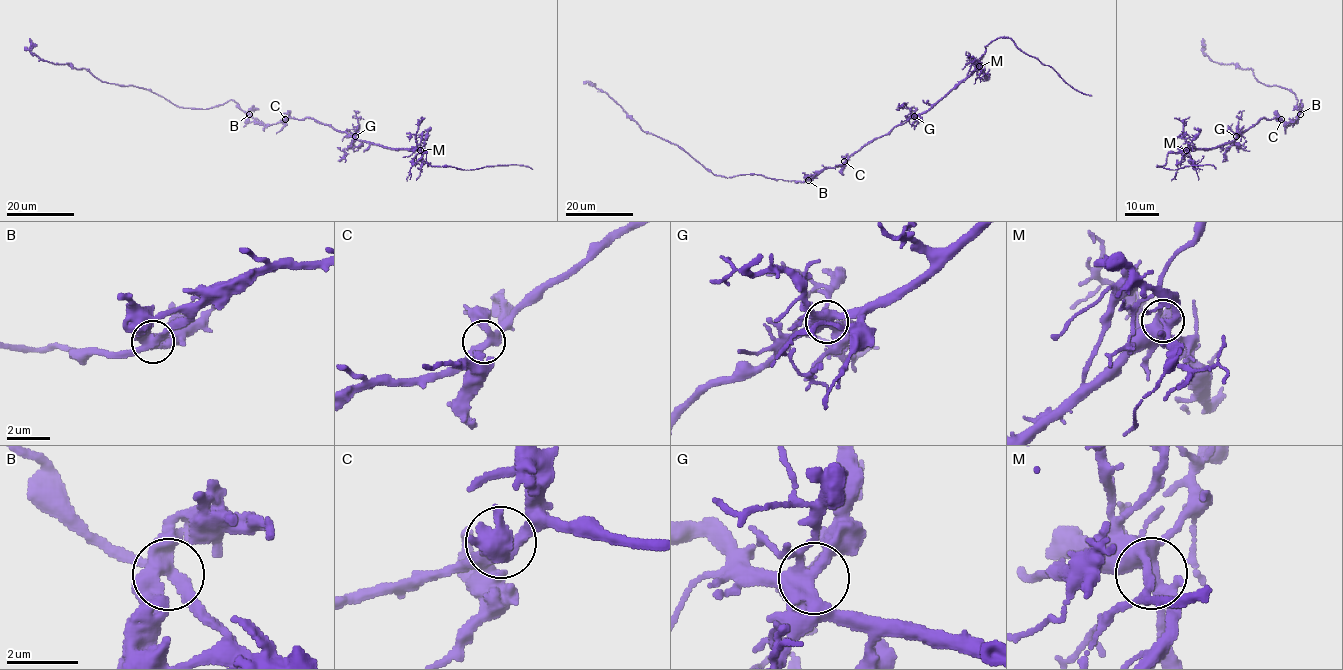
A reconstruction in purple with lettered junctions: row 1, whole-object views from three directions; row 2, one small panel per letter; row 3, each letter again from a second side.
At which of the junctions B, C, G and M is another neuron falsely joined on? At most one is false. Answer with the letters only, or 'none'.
none

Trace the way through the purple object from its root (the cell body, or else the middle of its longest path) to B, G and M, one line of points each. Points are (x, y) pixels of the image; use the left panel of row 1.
B: (286, 120), (261, 124), (249, 113)
G: (286, 120), (310, 118), (355, 136)
M: (286, 120), (310, 118), (330, 124), (336, 130), (345, 131), (357, 139), (388, 148), (420, 150)

